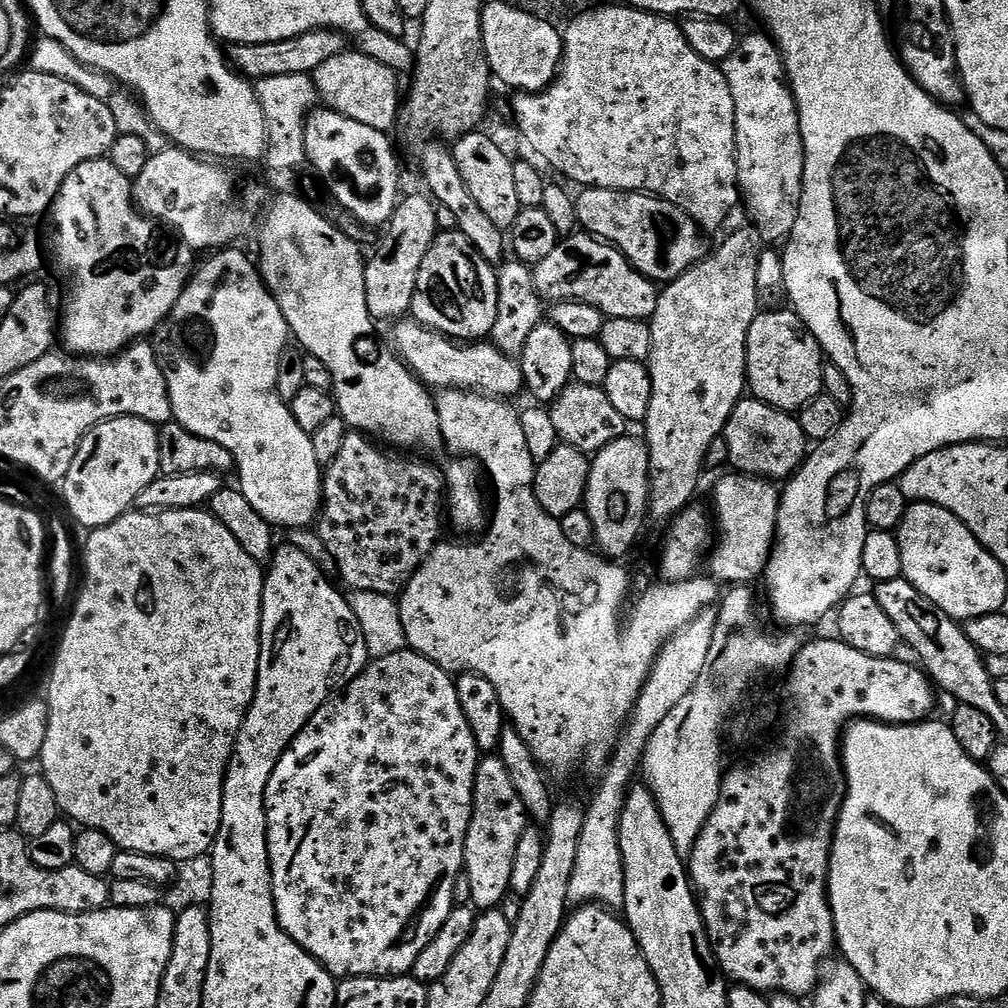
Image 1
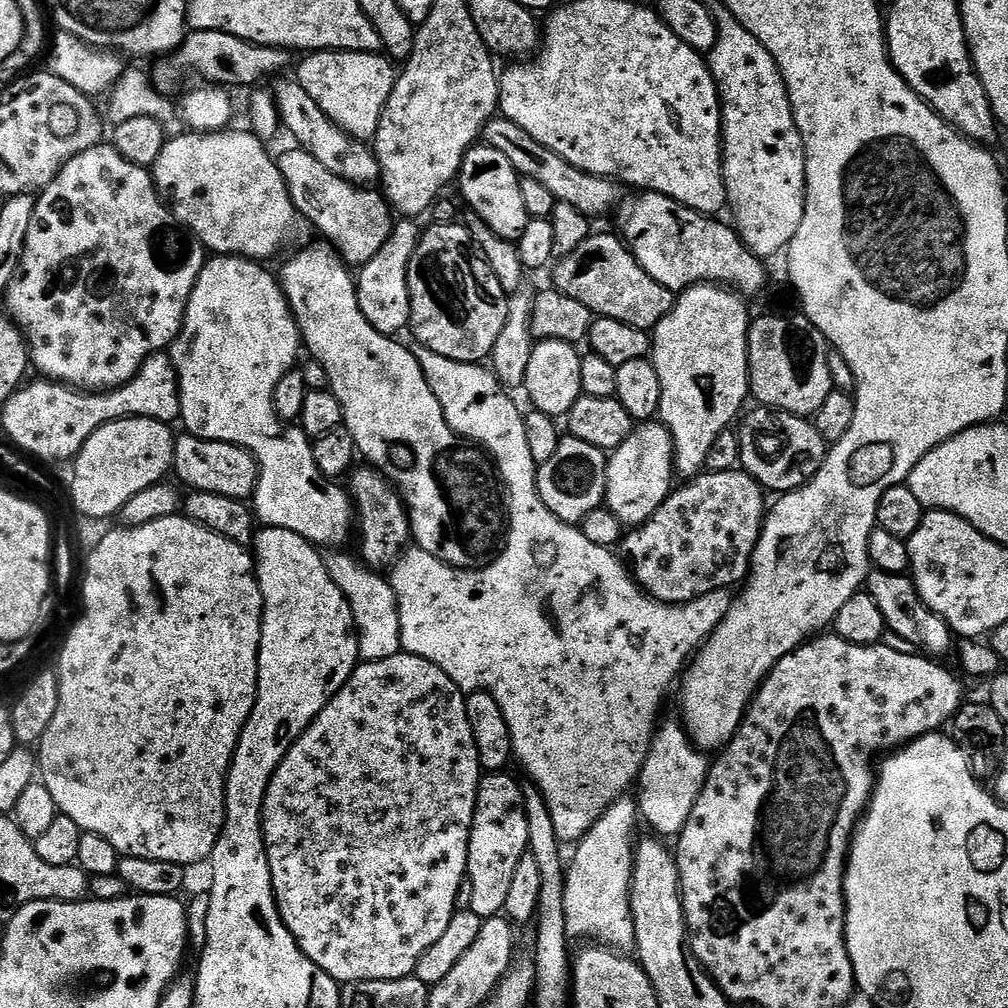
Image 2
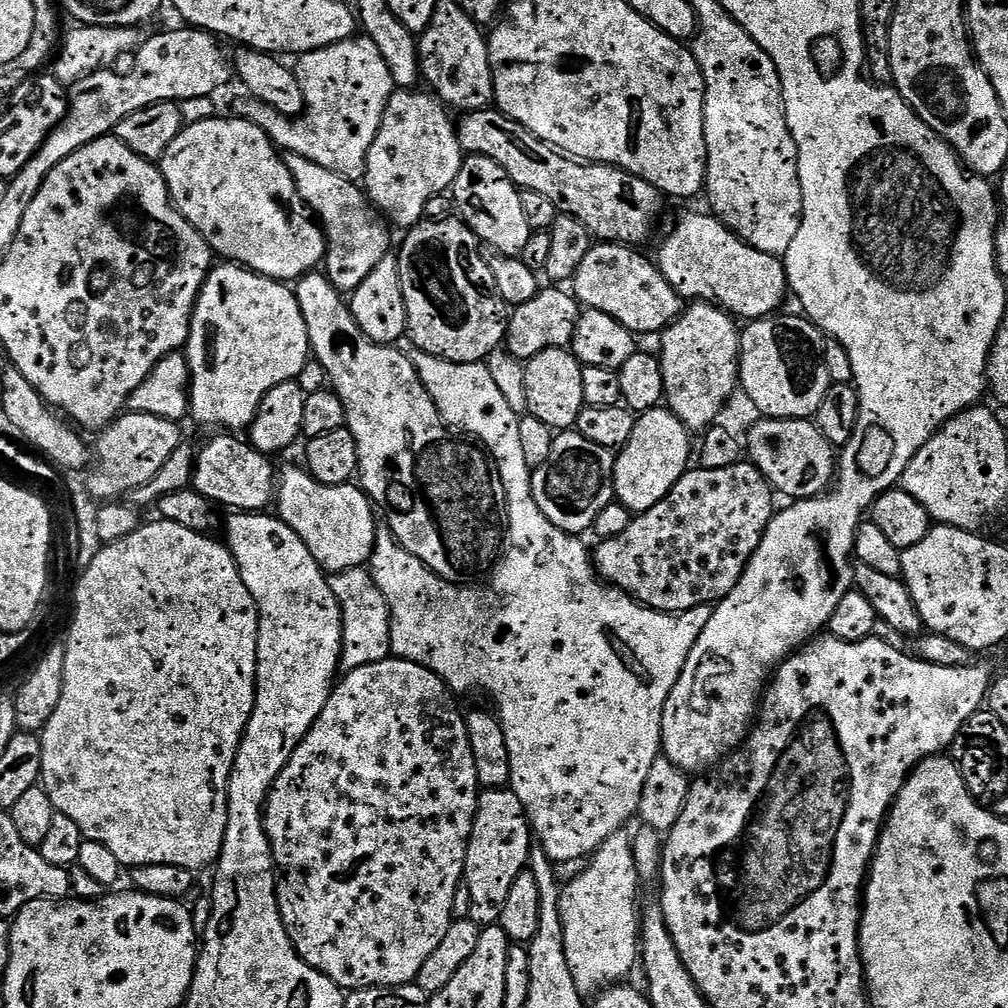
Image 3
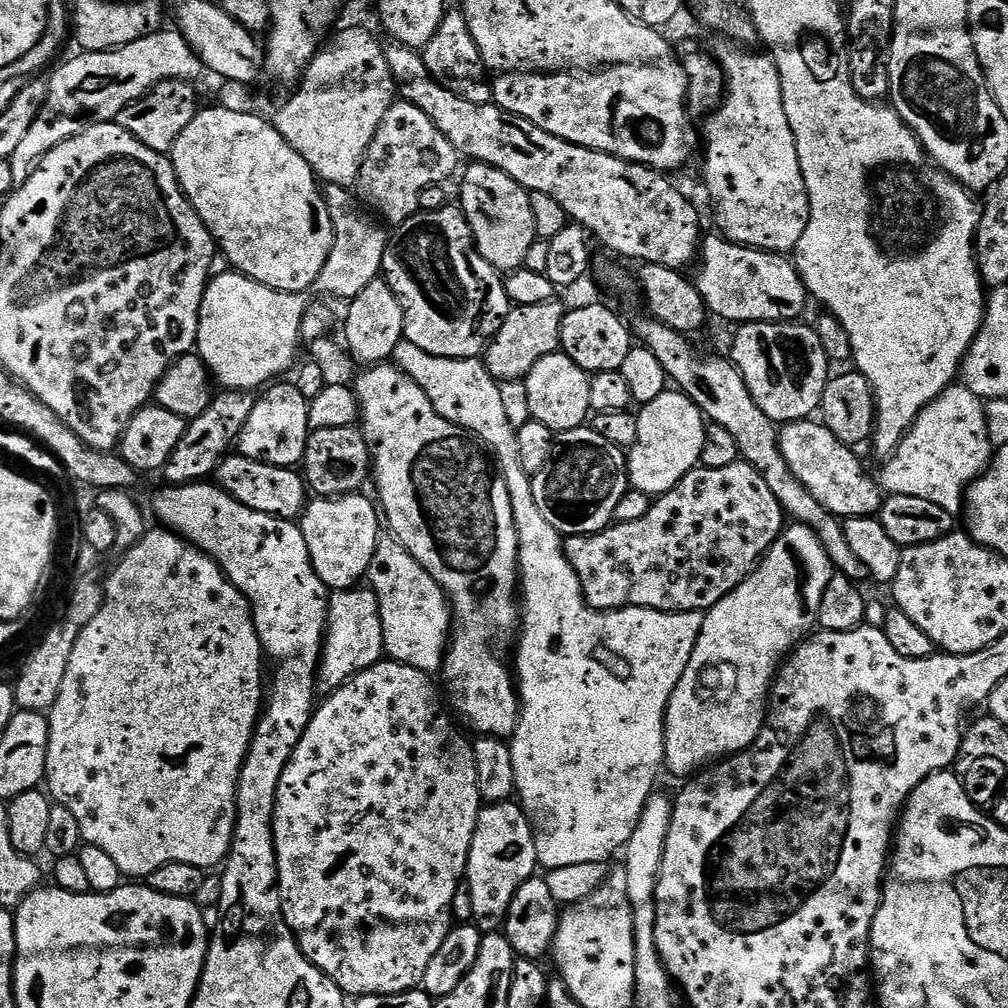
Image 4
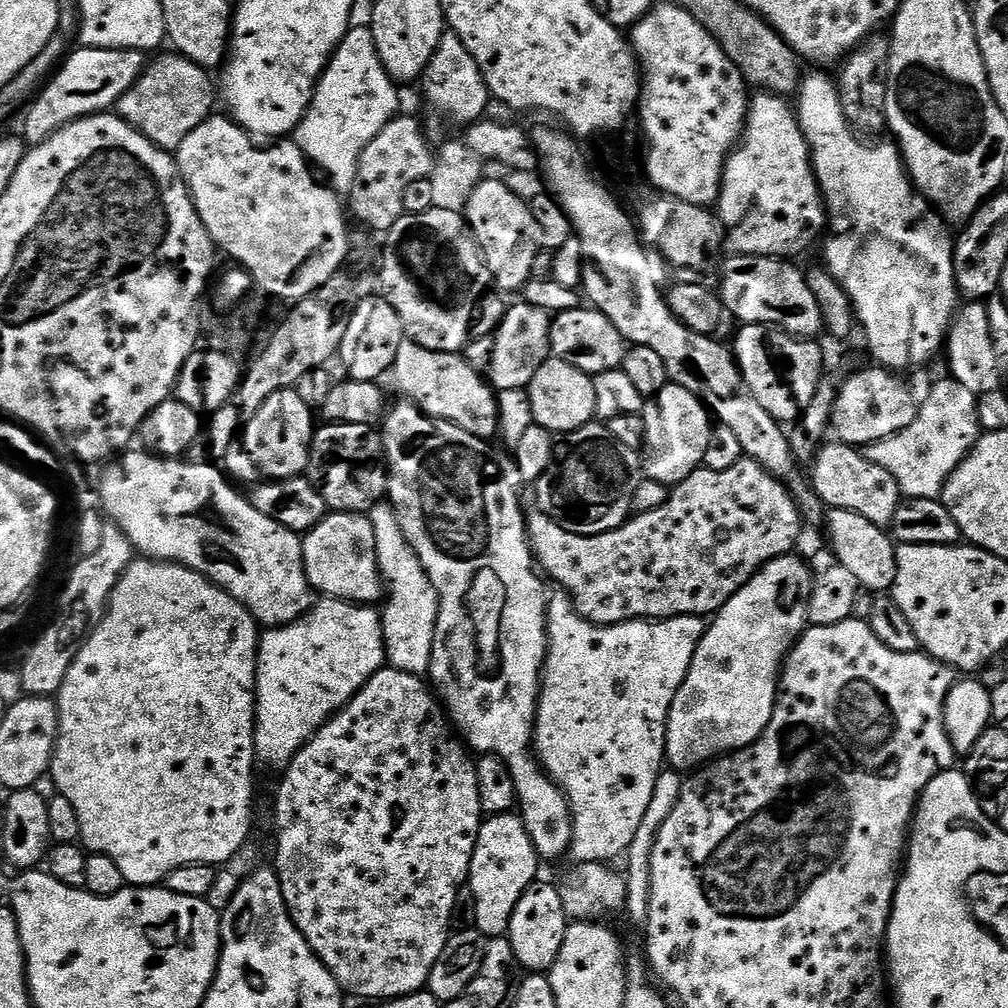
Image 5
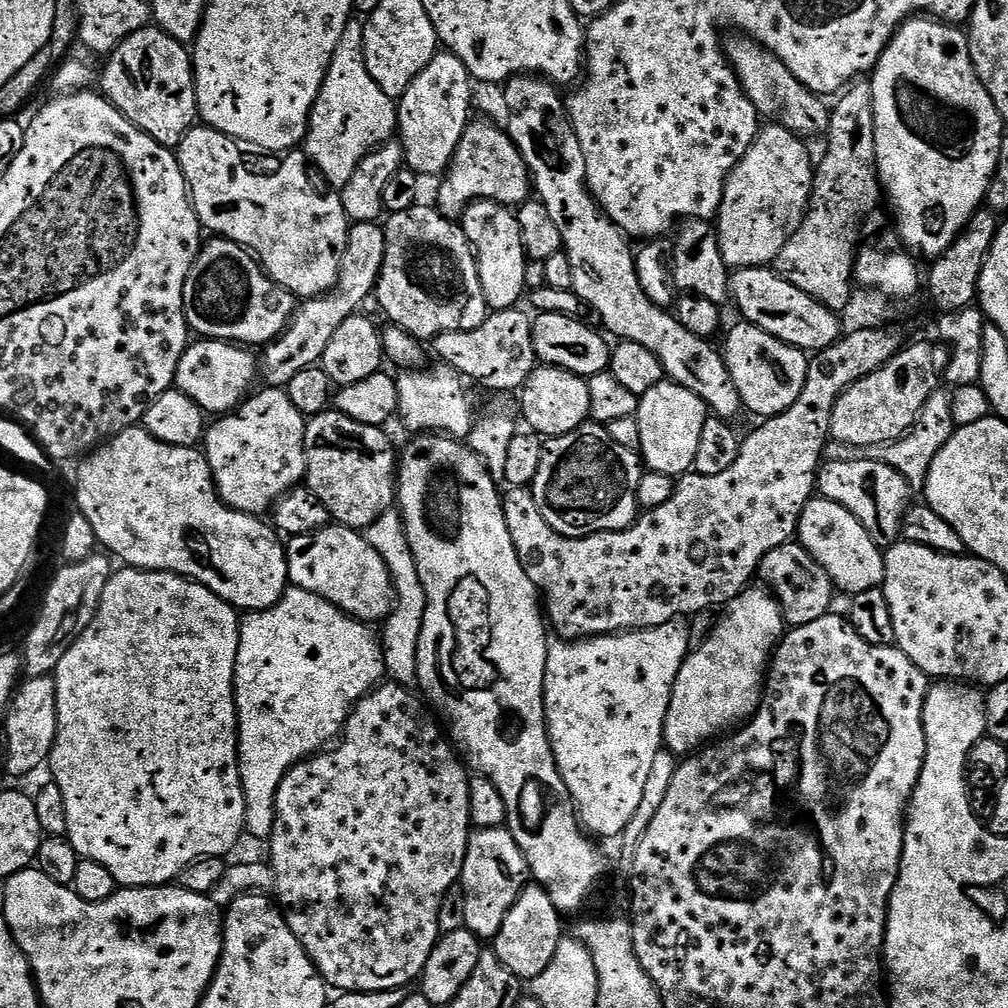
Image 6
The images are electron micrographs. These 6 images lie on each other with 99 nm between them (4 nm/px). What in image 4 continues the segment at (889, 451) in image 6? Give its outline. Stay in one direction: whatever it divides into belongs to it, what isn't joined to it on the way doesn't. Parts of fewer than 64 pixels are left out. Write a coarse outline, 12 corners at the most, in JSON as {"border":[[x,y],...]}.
{"border":[[955,384],[878,483],[956,514],[993,455],[985,401]]}

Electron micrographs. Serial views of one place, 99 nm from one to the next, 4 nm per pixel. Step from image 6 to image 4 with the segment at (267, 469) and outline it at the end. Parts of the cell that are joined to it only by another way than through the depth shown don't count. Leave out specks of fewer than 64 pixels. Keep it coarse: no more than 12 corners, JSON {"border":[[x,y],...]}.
{"border":[[295,383],[256,400],[239,455],[290,468],[308,445],[309,400]]}

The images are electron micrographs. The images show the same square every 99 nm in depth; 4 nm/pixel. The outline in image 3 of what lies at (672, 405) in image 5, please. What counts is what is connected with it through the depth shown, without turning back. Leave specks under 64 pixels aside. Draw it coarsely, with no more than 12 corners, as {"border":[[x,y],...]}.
{"border":[[667,407],[636,417],[615,499],[650,510],[689,471],[690,430]]}

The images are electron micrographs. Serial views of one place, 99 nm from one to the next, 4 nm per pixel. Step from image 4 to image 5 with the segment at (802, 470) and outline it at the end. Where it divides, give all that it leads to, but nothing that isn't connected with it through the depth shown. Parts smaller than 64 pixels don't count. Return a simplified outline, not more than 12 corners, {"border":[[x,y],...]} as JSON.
{"border":[[824,444],[812,491],[887,529],[902,493],[859,447]]}

